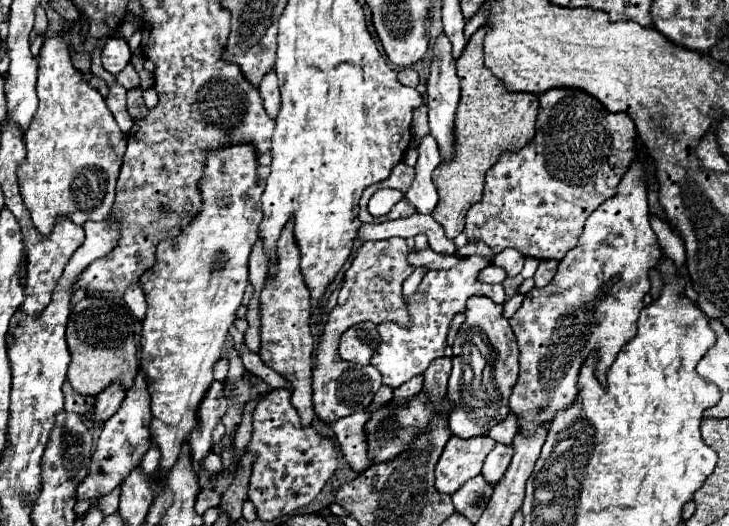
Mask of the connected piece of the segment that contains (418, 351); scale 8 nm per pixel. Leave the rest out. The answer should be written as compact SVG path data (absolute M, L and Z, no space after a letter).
M467 257L463 263L459 263L453 269L447 271L427 271L421 285L417 287L415 295L411 297L411 303L407 305L411 327L401 327L397 323L381 323L381 343L377 347L377 353L371 359L371 365L383 375L383 383L389 387L399 387L413 375L421 375L429 363L443 355L445 351L445 337L449 323L455 313L465 311L465 301L469 295L487 295L495 303L505 301L505 293L501 285L485 285L477 281L477 273L489 265L489 259L485 257Z

